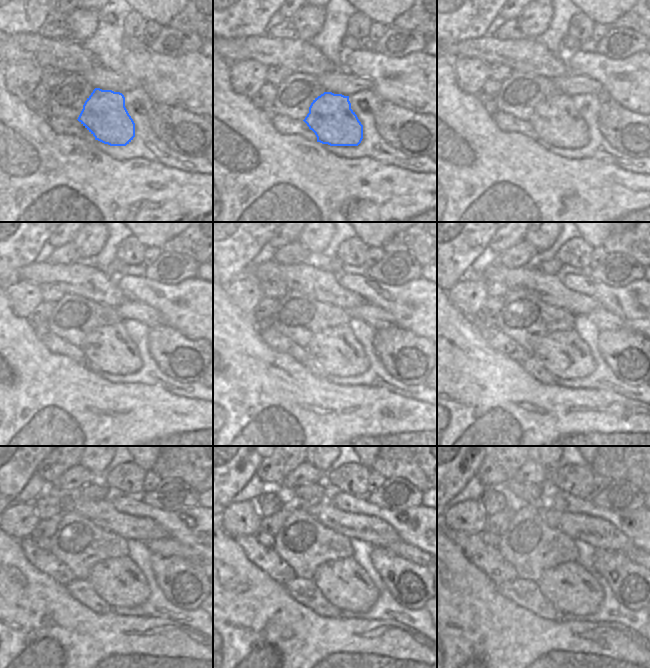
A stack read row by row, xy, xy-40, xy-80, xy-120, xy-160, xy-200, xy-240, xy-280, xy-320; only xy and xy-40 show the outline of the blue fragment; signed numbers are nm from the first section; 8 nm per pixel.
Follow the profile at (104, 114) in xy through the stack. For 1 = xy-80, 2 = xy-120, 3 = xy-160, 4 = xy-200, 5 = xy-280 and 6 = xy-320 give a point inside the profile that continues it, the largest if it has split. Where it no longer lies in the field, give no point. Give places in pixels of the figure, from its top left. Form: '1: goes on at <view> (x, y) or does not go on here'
1: goes on at xy-80 (557, 123)
2: goes on at xy-120 (109, 349)
3: goes on at xy-160 (337, 351)
4: goes on at xy-200 (564, 355)
5: goes on at xy-280 (343, 583)
6: goes on at xy-320 (570, 588)

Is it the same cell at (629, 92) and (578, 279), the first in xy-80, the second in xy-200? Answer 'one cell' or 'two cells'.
one cell

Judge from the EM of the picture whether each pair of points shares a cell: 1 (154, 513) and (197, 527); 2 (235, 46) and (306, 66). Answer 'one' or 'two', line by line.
1: one
2: one

